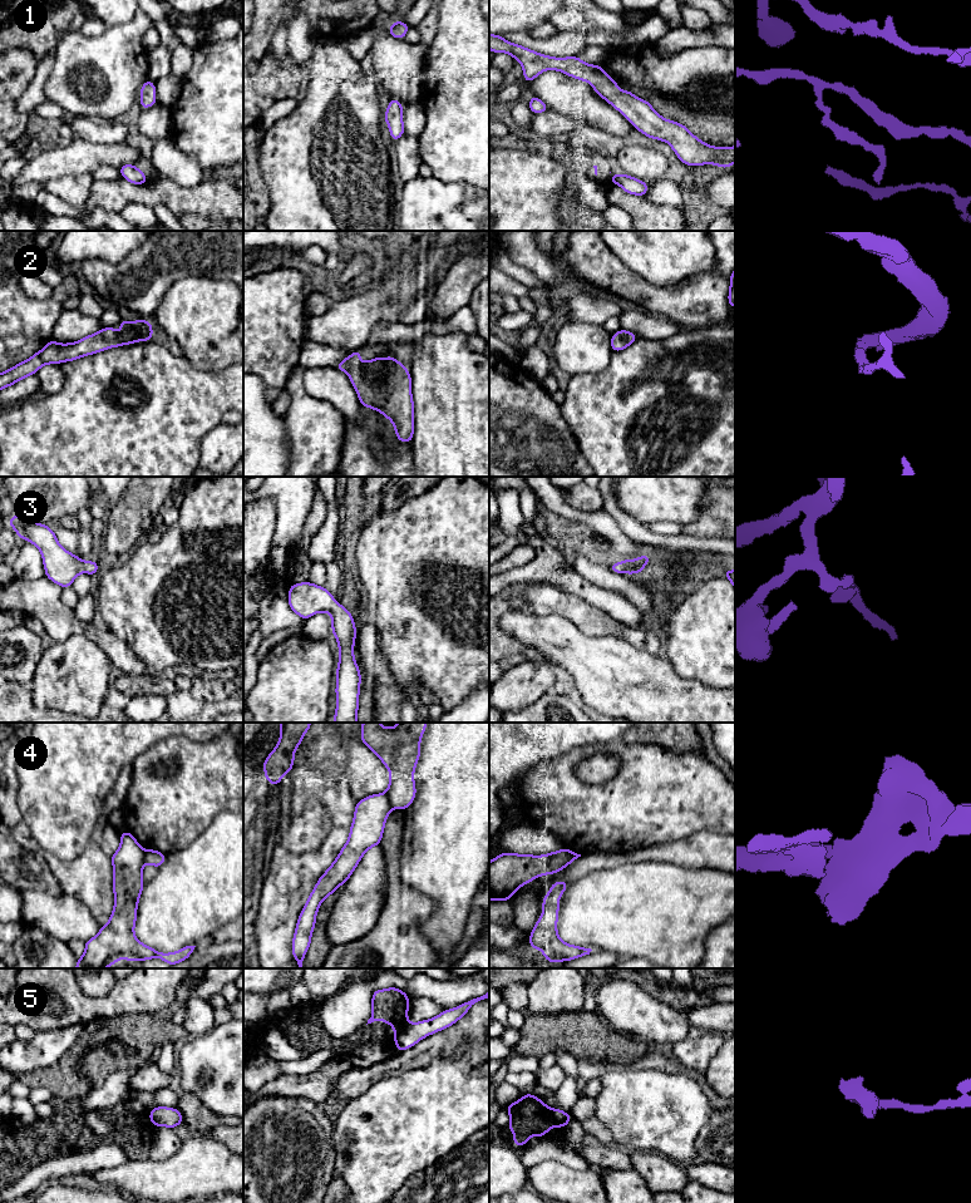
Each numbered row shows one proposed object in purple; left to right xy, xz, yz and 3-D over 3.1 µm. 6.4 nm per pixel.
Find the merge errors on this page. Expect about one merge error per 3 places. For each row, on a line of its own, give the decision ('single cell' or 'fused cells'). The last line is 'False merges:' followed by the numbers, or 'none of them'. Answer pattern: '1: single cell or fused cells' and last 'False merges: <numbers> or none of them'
1: single cell
2: single cell
3: single cell
4: fused cells
5: fused cells
False merges: 4, 5

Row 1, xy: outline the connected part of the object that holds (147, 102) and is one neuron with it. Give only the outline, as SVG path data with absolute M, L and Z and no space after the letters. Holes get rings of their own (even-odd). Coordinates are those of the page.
M146 80L146 83L141 88L139 94L142 109L149 108L157 103L156 85L151 80Z

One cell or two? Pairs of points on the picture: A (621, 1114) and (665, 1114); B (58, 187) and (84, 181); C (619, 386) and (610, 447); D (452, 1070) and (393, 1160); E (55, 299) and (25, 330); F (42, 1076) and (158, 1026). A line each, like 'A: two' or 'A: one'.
A: one
B: one
C: one
D: one
E: one
F: one

